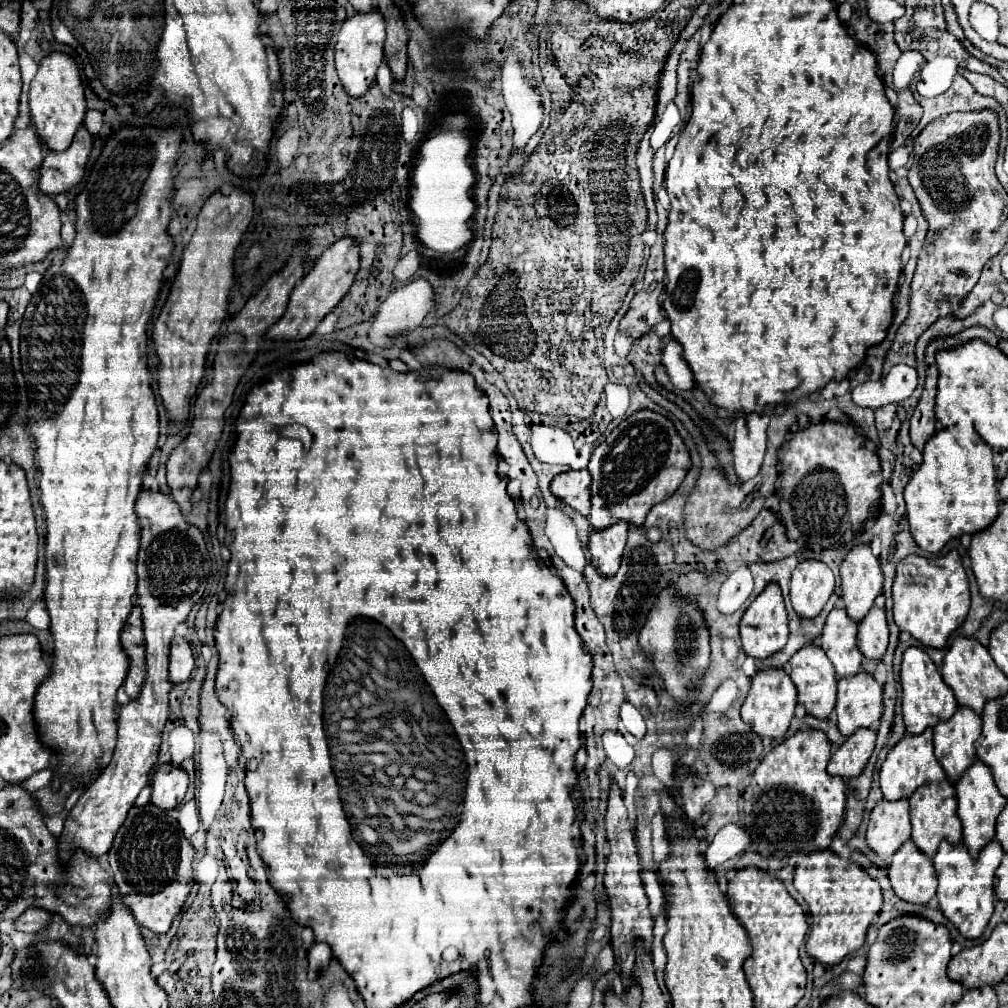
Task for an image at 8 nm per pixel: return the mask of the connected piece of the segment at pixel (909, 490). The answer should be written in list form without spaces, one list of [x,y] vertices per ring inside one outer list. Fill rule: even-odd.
[[[961,422],[951,430],[943,428],[935,432],[923,448],[919,470],[915,470],[905,486],[907,520],[915,542],[927,552],[939,552],[951,538],[987,528],[997,518],[1001,506],[995,480],[991,446],[975,434],[971,422]]]

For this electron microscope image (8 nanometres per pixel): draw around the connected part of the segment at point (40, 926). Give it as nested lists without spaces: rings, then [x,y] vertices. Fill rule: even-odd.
[[[27,908],[27,910],[19,916],[19,920],[15,922],[15,926],[17,926],[17,930],[21,930],[21,932],[39,934],[39,932],[43,932],[43,930],[51,924],[51,920],[53,920],[53,914],[51,914],[51,912],[47,912],[47,910],[43,910],[43,908]]]

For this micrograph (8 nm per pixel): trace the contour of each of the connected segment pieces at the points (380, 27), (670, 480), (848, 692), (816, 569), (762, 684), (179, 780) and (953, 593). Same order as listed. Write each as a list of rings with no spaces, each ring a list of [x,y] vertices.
[[[377,8],[367,10],[367,12],[355,12],[353,16],[345,18],[345,22],[341,24],[341,30],[337,34],[335,66],[337,66],[341,84],[345,86],[347,94],[357,98],[367,92],[367,88],[375,80],[377,68],[383,60],[383,42],[385,42],[385,18]]]
[[[637,410],[593,450],[587,468],[593,478],[591,526],[595,530],[603,530],[621,520],[641,526],[647,512],[679,488],[691,468],[691,456],[667,416],[653,410]]]
[[[859,672],[837,680],[837,726],[843,736],[857,728],[869,728],[879,722],[883,712],[883,688],[869,672]]]
[[[801,560],[791,574],[791,604],[803,618],[815,618],[835,588],[831,568],[821,560]]]
[[[765,668],[765,670],[759,670],[751,680],[751,690],[749,690],[749,694],[741,706],[741,718],[759,736],[783,738],[789,724],[791,724],[795,704],[797,704],[797,690],[795,690],[795,684],[791,682],[789,674],[785,670]]]
[[[163,764],[155,770],[151,780],[151,788],[153,788],[151,802],[163,810],[175,808],[183,800],[187,792],[187,784],[189,784],[189,776],[181,766]]]
[[[957,550],[945,556],[905,556],[897,564],[897,576],[893,582],[893,618],[901,630],[911,632],[925,646],[943,648],[949,634],[963,624],[971,606],[969,578],[961,564]]]

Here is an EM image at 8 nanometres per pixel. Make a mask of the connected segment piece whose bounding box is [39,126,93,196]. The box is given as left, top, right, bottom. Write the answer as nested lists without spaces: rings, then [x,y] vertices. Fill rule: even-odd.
[[[79,126],[71,146],[63,150],[63,154],[51,154],[49,150],[39,170],[39,190],[53,196],[75,186],[83,178],[83,168],[87,164],[91,144],[93,136],[85,126]]]

